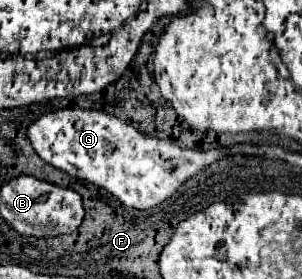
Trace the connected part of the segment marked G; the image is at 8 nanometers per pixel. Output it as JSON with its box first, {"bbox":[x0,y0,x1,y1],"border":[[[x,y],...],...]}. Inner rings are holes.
{"bbox":[26,108,226,210],"border":[[[64,108],[42,114],[28,126],[26,136],[44,162],[78,180],[88,180],[108,190],[122,204],[138,210],[158,206],[162,200],[172,196],[186,178],[226,155],[219,151],[211,154],[178,148],[176,144],[138,132],[112,114],[82,108]]]}

